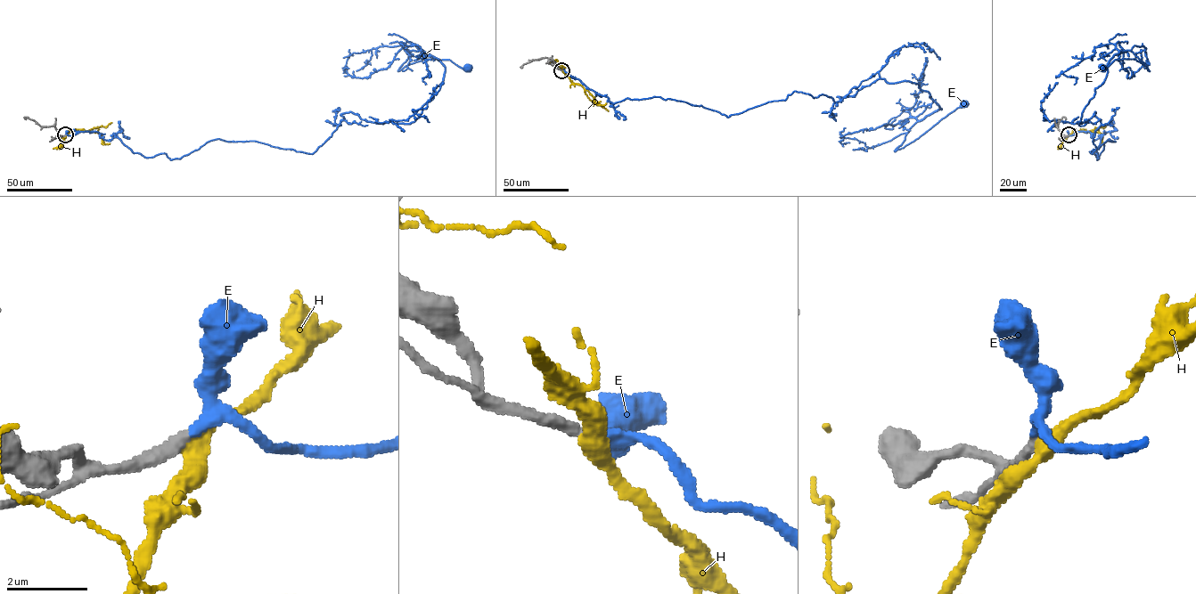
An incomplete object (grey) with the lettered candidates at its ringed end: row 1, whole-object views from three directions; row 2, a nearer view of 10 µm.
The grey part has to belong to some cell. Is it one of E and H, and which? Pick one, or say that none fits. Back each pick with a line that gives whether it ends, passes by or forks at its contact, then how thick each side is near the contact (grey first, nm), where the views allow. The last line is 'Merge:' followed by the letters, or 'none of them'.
E: it passes by; calibres 280 and 200 nm
Merge: E

